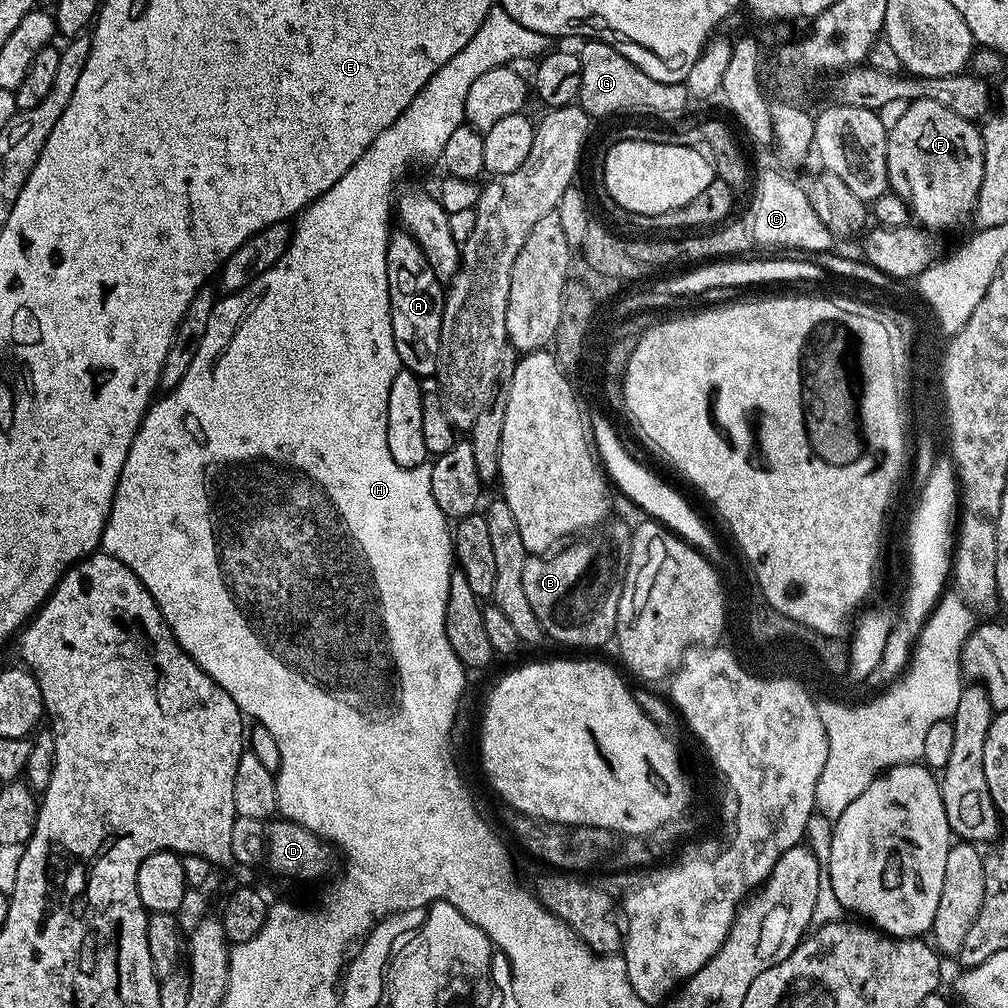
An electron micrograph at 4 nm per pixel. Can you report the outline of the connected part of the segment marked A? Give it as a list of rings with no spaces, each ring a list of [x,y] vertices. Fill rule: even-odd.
[[[396,230],[389,235],[386,270],[388,271],[388,300],[392,304],[394,346],[398,350],[400,363],[415,376],[435,377],[440,367],[445,285],[441,284],[434,274],[426,254],[416,245],[416,239],[404,230]]]

